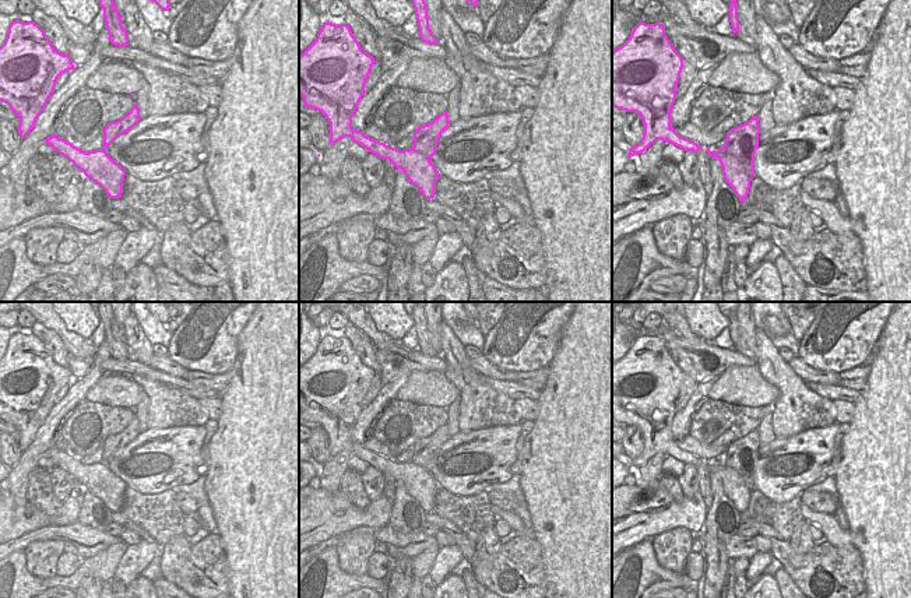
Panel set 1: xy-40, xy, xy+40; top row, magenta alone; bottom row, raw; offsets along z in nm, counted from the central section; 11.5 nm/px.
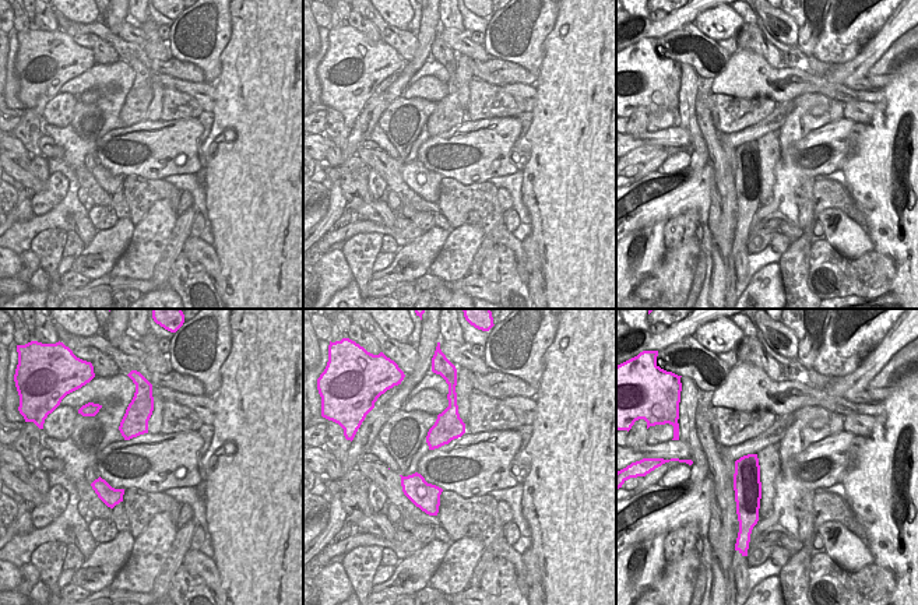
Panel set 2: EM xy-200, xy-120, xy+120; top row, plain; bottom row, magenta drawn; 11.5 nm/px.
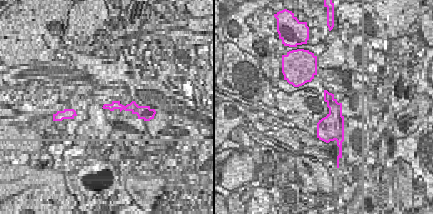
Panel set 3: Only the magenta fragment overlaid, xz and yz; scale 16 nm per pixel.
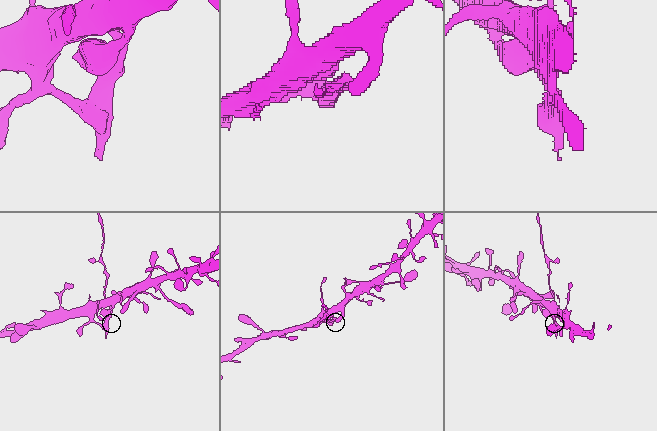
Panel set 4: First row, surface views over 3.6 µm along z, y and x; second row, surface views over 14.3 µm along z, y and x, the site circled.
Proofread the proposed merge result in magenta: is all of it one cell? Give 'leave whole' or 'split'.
split

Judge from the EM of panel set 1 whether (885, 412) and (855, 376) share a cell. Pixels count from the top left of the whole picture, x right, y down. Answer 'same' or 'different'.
different

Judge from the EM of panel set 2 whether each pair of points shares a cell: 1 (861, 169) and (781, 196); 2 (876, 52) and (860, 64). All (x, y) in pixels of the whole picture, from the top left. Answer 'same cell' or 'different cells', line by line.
1: different cells
2: same cell

